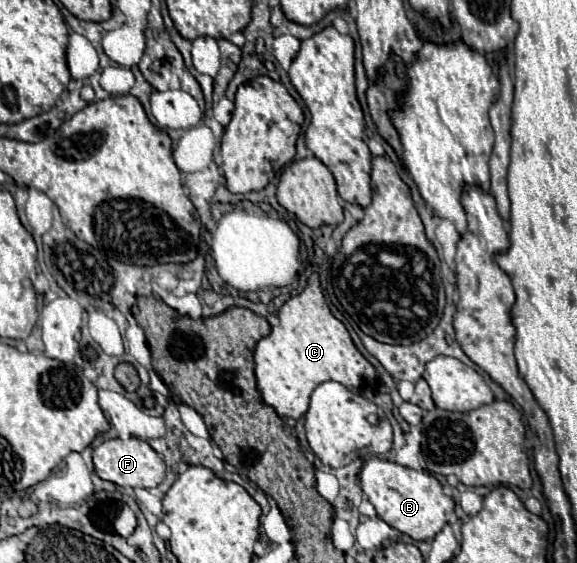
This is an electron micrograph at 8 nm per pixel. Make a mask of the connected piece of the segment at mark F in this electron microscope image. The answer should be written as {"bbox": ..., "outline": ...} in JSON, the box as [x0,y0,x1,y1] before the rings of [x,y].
{"bbox":[93,439,165,487],"outline":[[[107,439],[103,441],[97,449],[93,449],[93,463],[95,463],[95,473],[111,481],[119,487],[157,487],[165,479],[165,463],[161,457],[151,449],[149,443],[141,439]]]}

